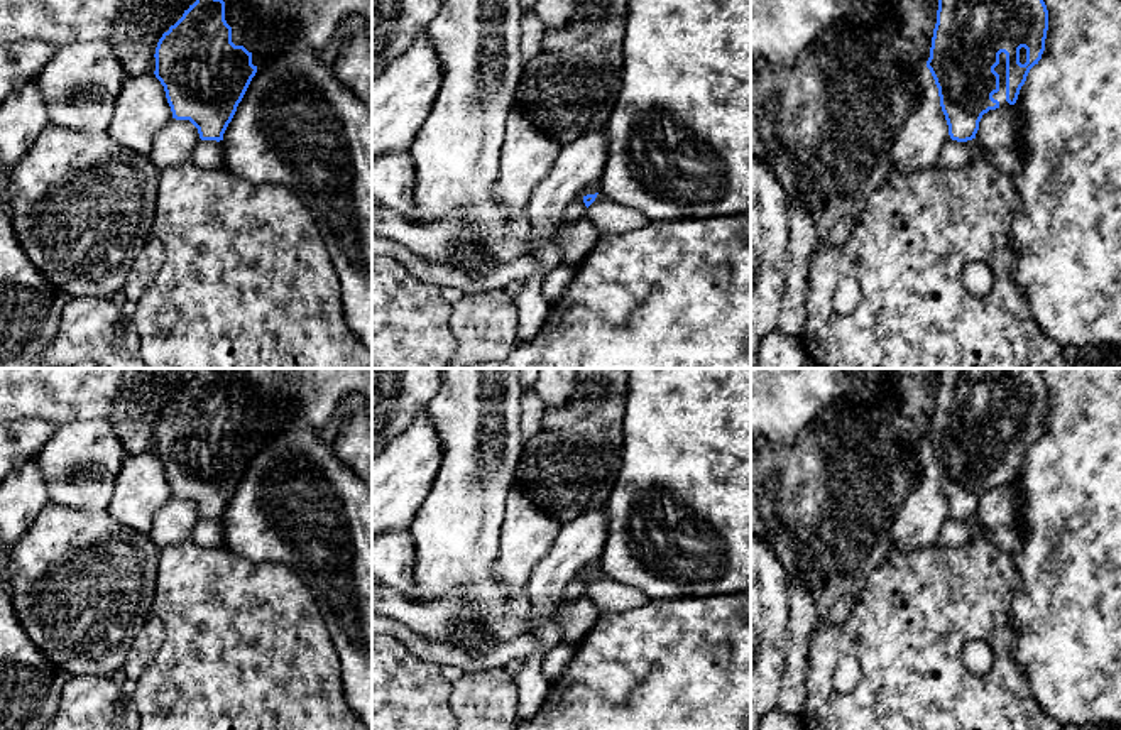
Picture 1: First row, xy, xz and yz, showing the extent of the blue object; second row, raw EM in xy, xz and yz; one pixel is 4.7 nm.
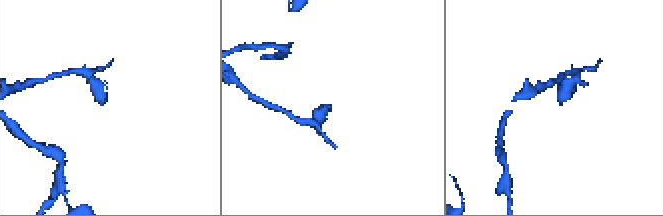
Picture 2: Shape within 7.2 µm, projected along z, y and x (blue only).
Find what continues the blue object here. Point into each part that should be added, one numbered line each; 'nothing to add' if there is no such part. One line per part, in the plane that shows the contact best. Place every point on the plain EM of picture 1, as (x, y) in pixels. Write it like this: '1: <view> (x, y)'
1: yz (1001, 446)

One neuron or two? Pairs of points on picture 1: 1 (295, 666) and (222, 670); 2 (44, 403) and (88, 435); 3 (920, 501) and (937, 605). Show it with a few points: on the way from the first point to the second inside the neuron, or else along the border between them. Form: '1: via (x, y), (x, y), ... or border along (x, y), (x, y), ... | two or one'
1: via (276, 666), (269, 670), (240, 670) | one
2: border along (107, 418), (85, 418), (58, 424) | two
3: border along (935, 543), (925, 548), (893, 551) | two

